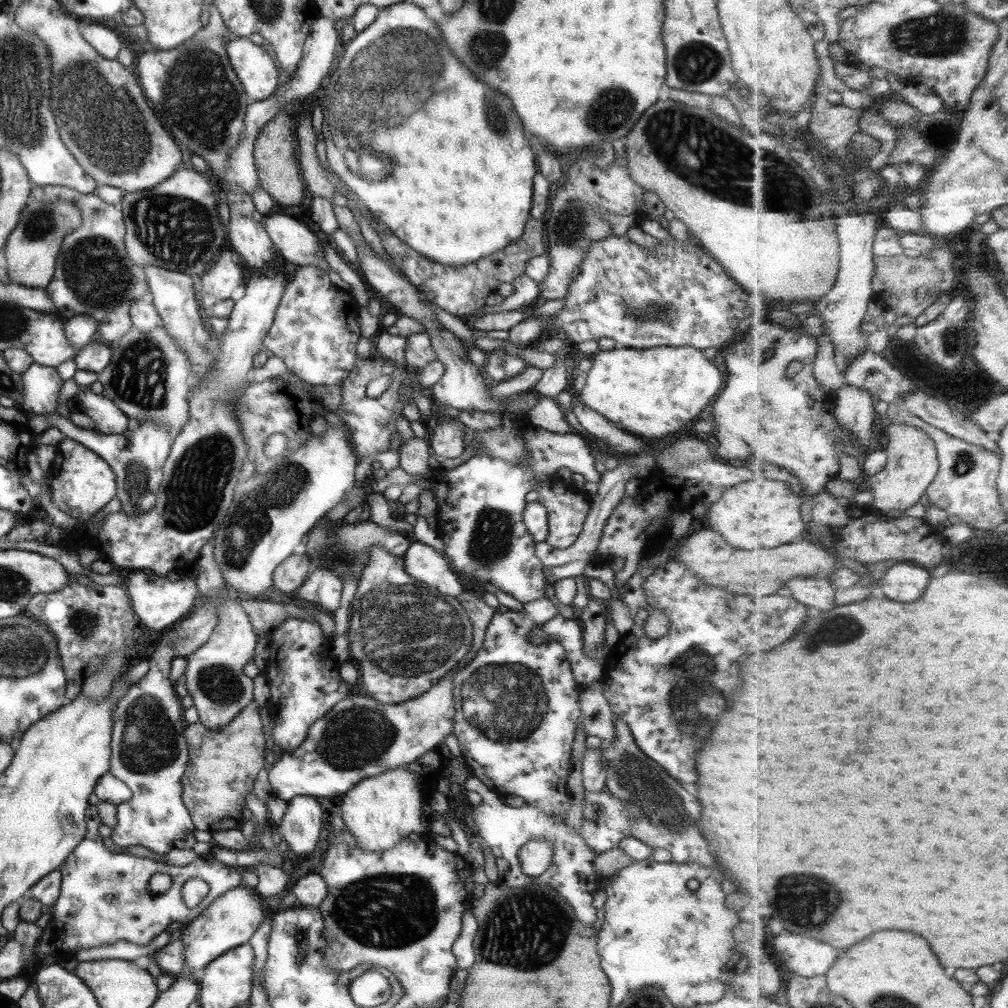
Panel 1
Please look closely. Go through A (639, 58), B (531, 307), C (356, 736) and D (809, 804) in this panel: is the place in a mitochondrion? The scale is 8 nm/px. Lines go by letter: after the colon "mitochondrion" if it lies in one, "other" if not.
A: other
B: other
C: mitochondrion
D: other

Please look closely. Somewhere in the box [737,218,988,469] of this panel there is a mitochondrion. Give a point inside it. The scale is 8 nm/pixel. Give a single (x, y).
(953, 336)

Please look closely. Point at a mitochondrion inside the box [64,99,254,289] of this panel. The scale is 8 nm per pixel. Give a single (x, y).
(177, 242)

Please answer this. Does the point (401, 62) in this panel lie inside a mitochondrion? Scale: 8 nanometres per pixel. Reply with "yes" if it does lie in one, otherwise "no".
yes

